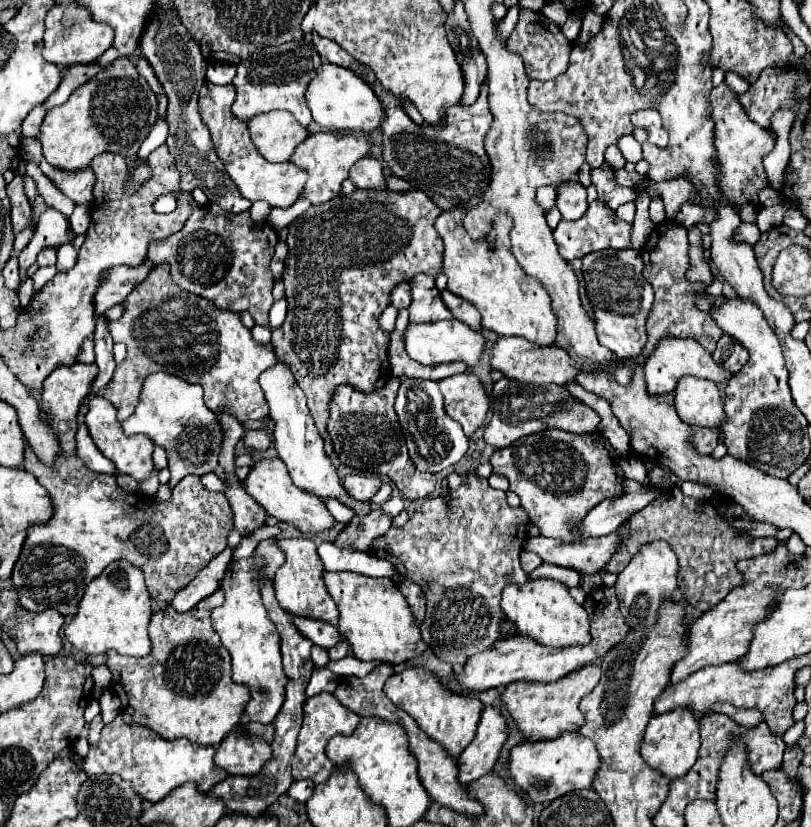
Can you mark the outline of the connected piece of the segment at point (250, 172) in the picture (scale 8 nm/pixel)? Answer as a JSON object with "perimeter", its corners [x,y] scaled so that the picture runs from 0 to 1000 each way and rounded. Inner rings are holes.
{"perimeter":[[[254,98],[252,108],[247,108],[247,120],[244,120],[247,141],[252,149],[256,149],[261,175],[264,175],[269,190],[276,195],[284,216],[291,221],[291,226],[296,229],[296,233],[303,241],[328,243],[335,250],[358,250],[367,241],[370,231],[375,229],[375,221],[380,216],[377,207],[372,207],[370,202],[365,202],[358,195],[333,197],[316,183],[316,178],[306,163],[303,149],[291,146],[291,141],[286,141],[284,127],[286,127],[289,117],[291,117],[289,103],[271,105],[271,103],[261,103],[259,98]]]}

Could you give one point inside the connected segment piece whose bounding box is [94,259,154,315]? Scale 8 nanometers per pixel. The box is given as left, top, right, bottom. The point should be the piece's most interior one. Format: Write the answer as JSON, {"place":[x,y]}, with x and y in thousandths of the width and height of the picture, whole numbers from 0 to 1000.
{"place":[145,341]}

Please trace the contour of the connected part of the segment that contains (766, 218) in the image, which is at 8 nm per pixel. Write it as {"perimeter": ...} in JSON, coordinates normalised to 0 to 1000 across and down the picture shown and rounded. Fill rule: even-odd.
{"perimeter":[[[972,244],[952,250],[940,250],[935,256],[932,272],[940,282],[948,279],[952,274],[958,274],[965,268],[965,262],[975,249]]]}

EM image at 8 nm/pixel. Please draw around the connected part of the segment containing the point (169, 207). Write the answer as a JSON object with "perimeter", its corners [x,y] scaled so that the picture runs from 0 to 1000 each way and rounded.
{"perimeter":[[[205,233],[205,236],[200,236],[200,238],[195,238],[192,243],[190,243],[190,253],[195,255],[195,258],[212,258],[215,253],[217,253],[217,238],[215,238],[215,233]]]}

